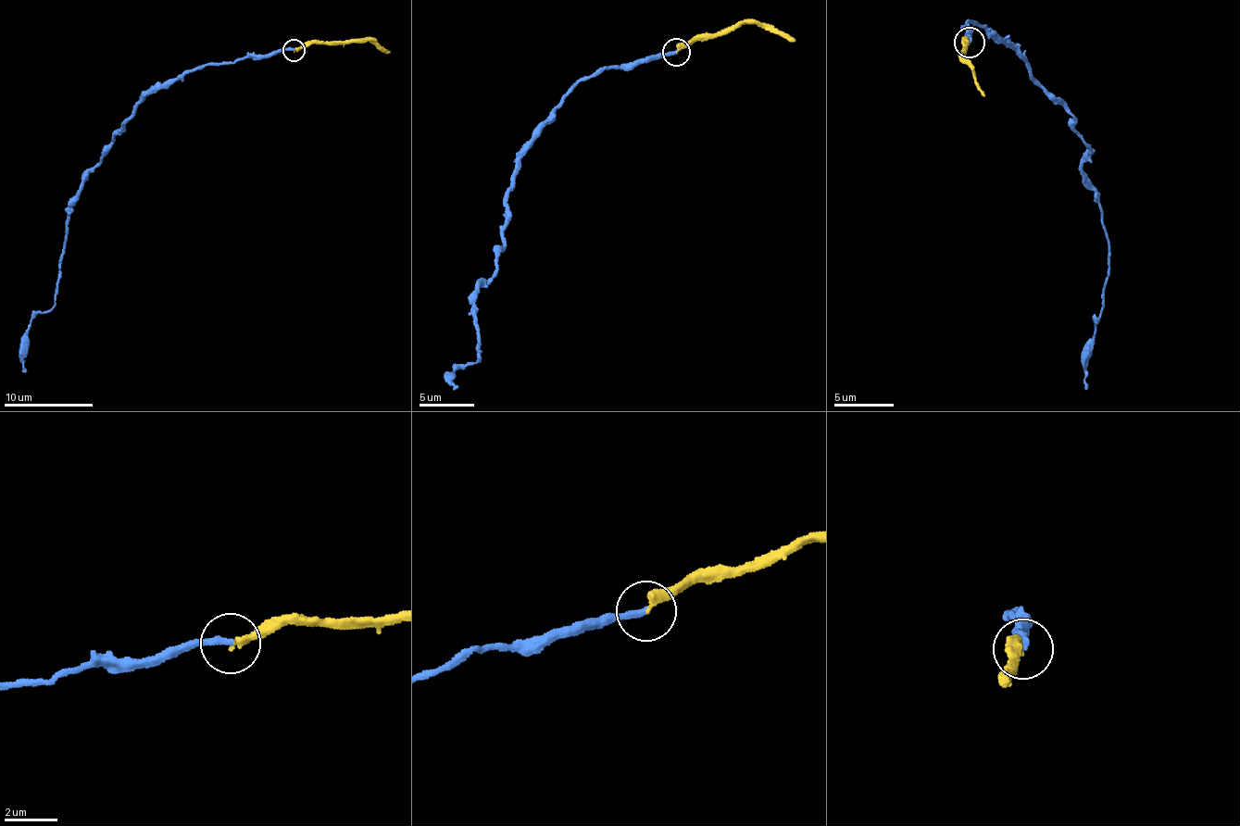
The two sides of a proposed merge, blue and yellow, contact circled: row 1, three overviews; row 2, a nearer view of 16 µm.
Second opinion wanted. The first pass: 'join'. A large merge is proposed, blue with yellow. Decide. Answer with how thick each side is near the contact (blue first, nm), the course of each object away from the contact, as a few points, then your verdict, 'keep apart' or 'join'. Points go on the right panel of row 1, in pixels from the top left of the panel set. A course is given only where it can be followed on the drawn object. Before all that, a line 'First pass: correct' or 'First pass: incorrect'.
First pass: incorrect
280 nm thick on the blue side, 280 nm on the other; blue runs (969, 43), (966, 19), (1024, 61), (1090, 149), (1082, 168), (1110, 259), (1088, 387); yellow runs (969, 43), (961, 41), (967, 52), (961, 54), (985, 96); keep apart

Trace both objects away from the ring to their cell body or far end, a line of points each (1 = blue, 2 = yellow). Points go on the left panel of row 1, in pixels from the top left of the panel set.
1: (294, 50), (208, 64), (137, 105), (81, 188), (68, 222), (58, 294), (30, 323), (21, 370)
2: (294, 50), (314, 43), (368, 39), (390, 52)

